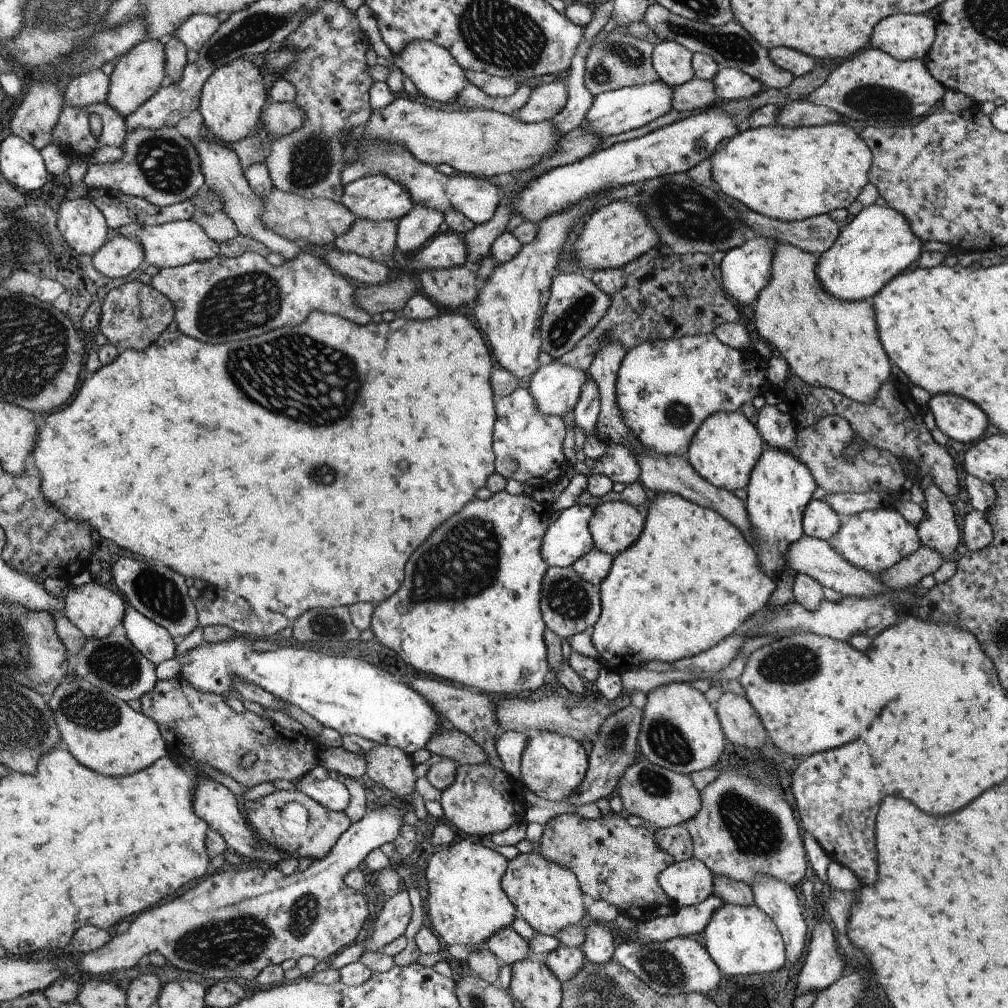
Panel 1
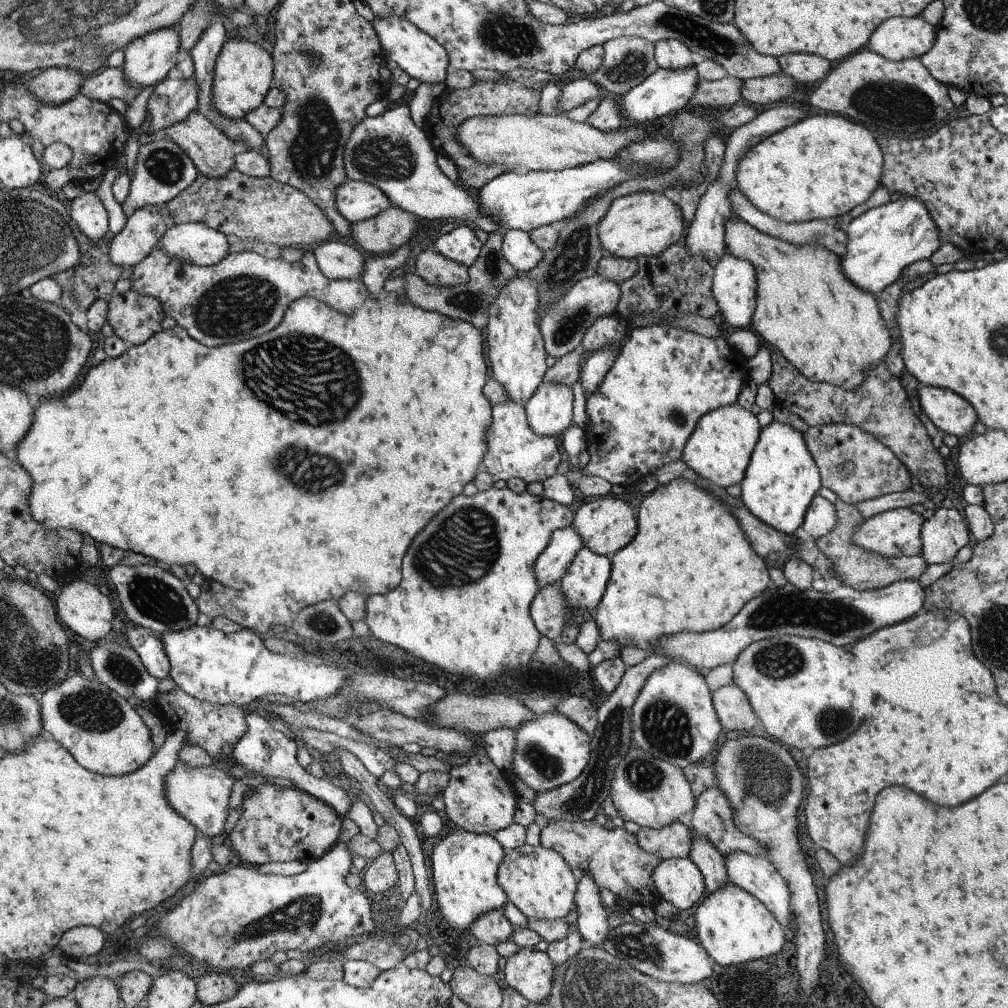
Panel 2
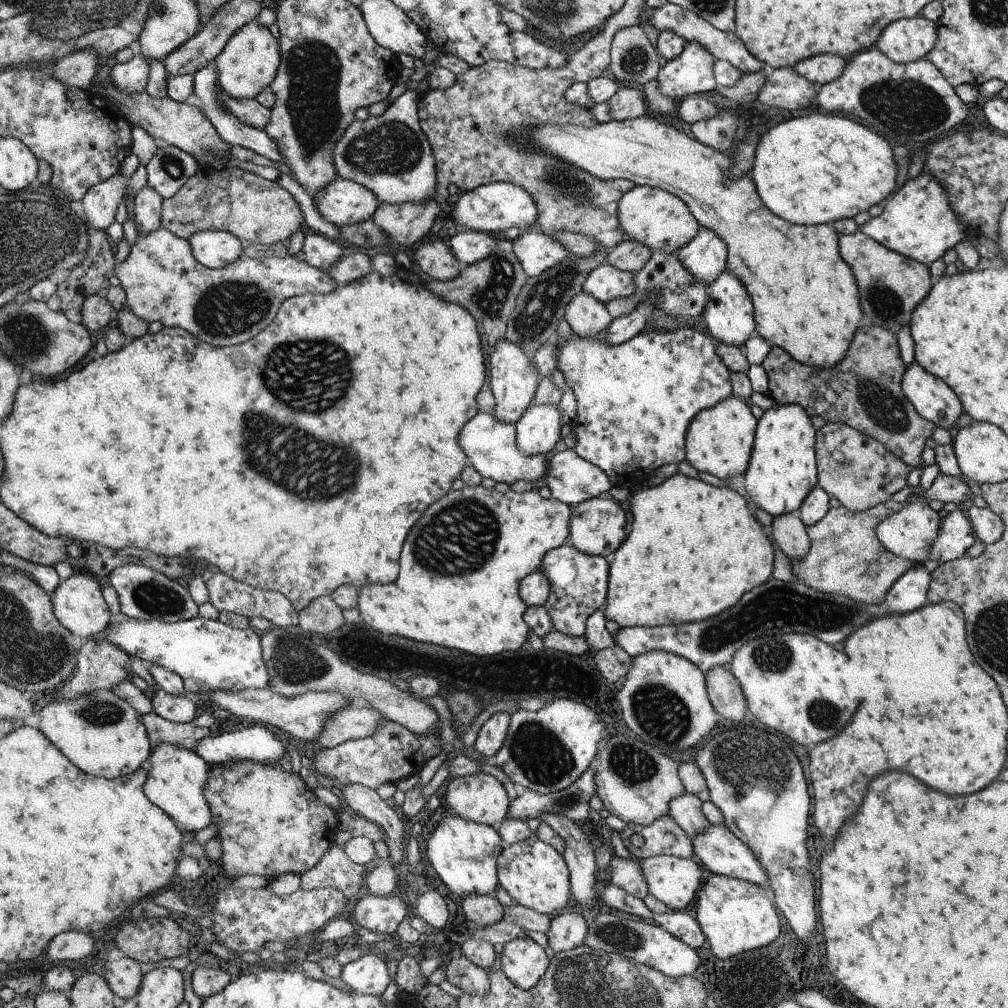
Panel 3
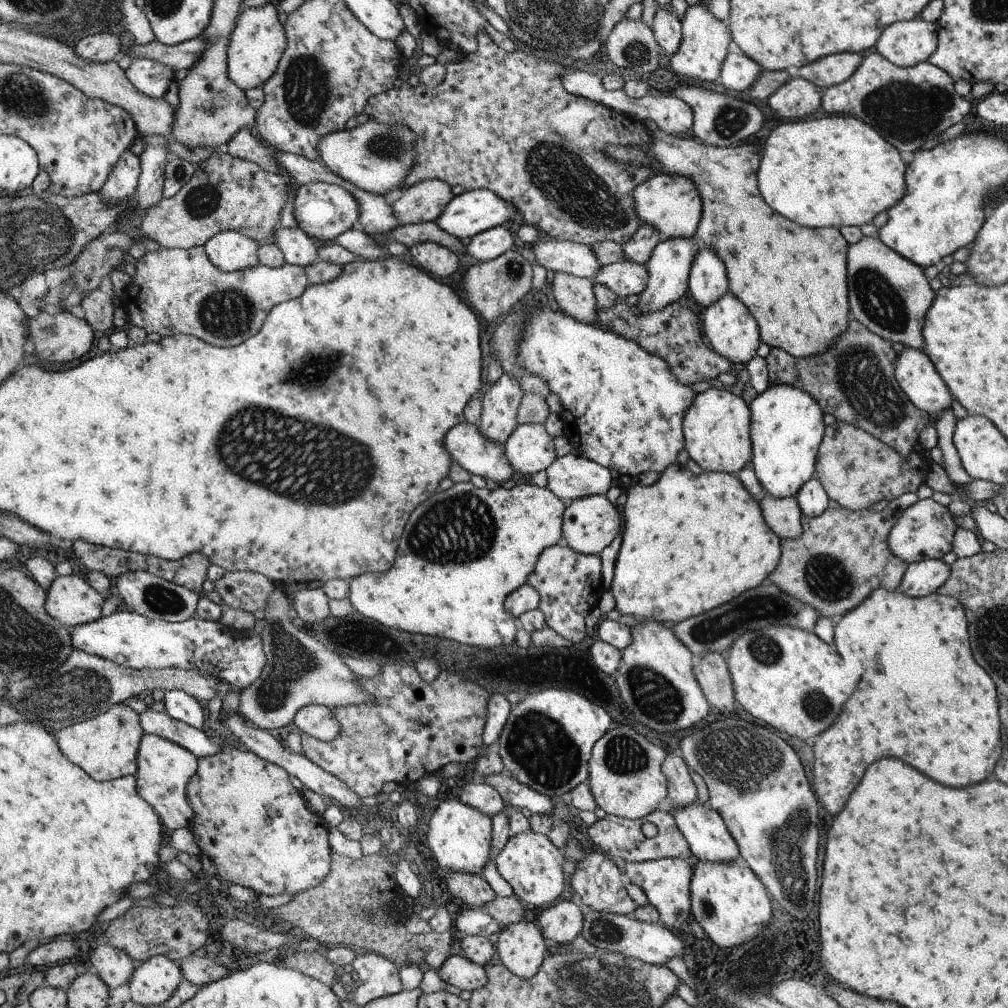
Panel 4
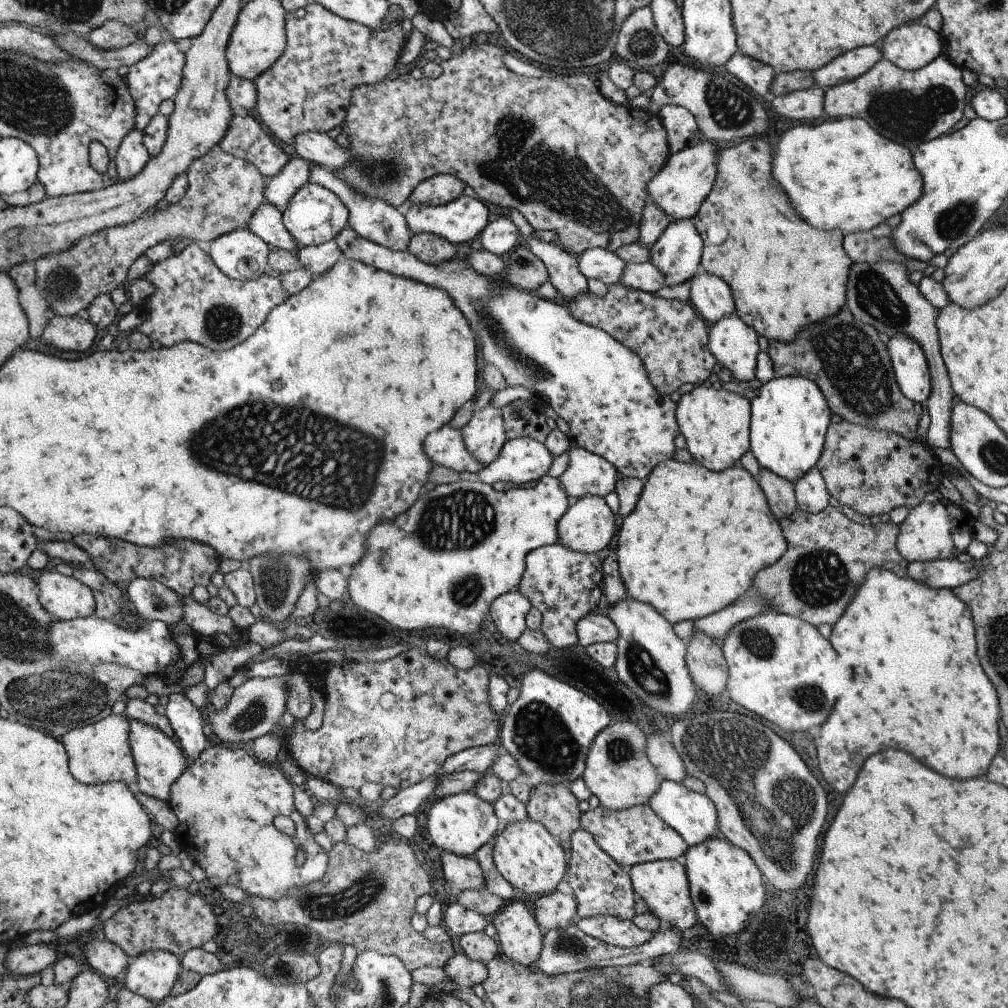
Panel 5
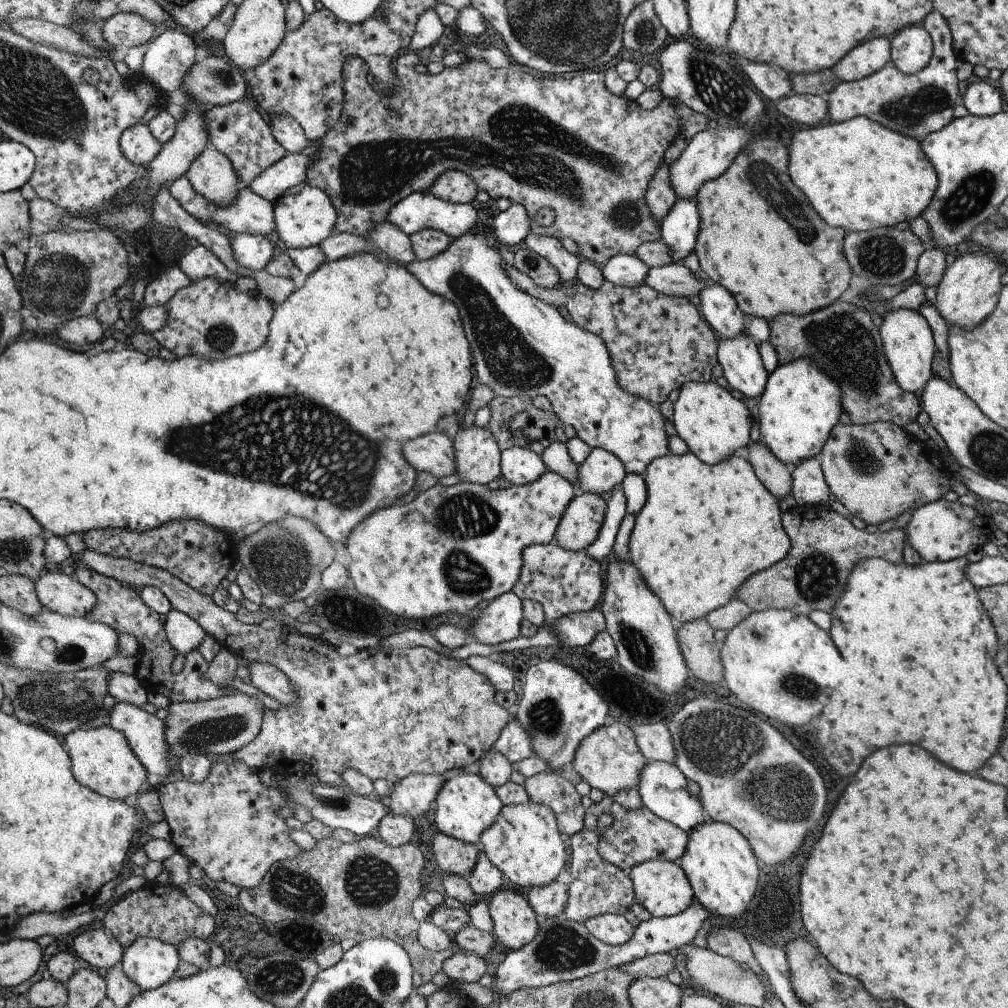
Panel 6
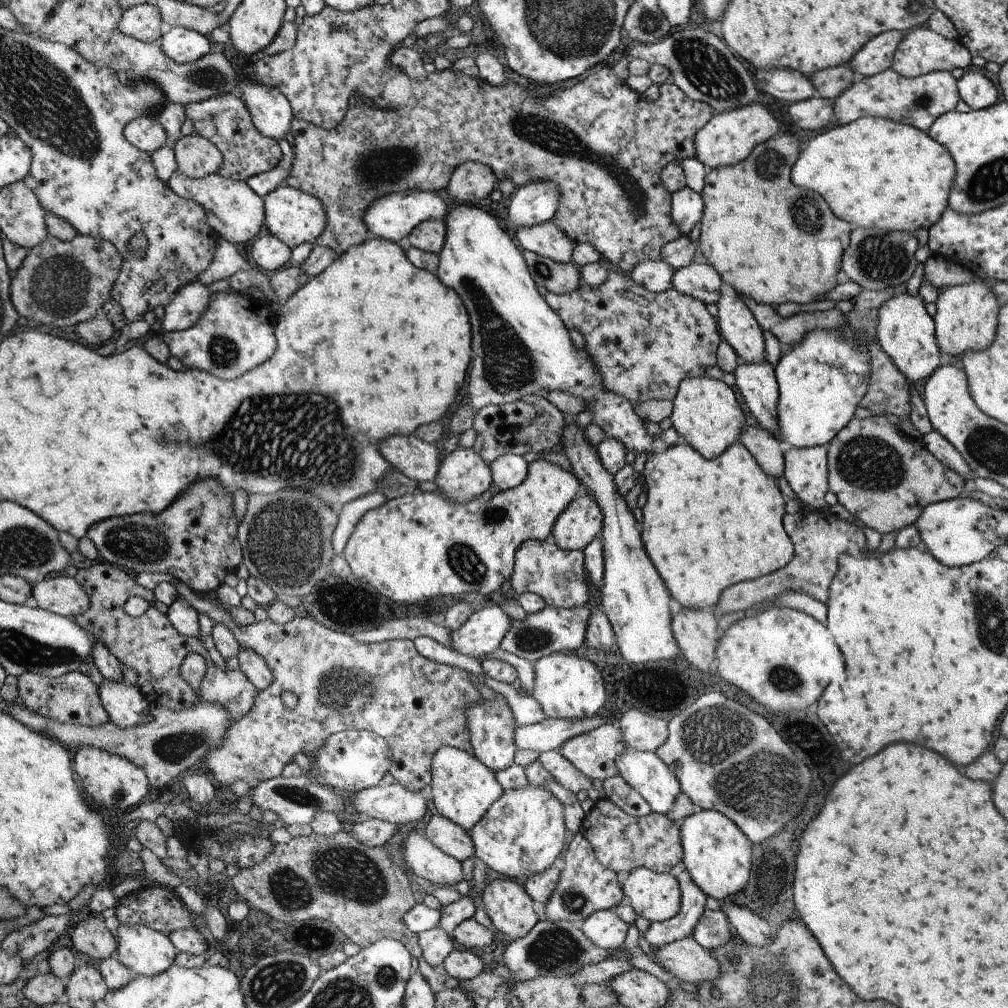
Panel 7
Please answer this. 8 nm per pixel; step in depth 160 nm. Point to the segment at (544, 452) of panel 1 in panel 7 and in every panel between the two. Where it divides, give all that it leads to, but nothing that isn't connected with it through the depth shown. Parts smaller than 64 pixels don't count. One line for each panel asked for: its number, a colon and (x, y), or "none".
2: (517, 451)
3: (492, 446)
4: (467, 446)
5: (447, 448)
6: (433, 453)
7: (418, 460)

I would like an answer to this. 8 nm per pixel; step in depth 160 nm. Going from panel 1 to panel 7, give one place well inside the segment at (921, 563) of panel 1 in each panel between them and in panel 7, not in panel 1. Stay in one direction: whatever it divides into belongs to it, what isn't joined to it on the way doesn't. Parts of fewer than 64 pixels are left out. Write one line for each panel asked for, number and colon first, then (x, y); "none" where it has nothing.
2: (860, 570)
3: (845, 557)
4: (841, 555)
5: (827, 557)
6: (825, 546)
7: (820, 537)

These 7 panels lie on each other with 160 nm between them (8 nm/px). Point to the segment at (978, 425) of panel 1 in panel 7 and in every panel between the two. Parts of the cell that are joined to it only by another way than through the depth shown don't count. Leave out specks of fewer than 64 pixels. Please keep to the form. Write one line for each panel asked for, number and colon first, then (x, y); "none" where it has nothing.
2: (952, 414)
3: (932, 399)
4: (916, 374)
5: (910, 366)
6: (909, 346)
7: (906, 333)

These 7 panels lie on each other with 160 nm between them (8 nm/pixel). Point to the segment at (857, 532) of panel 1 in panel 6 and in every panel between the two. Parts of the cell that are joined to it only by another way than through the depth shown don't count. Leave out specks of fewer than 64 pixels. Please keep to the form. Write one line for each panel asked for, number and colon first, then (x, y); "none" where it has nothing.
2: (895, 533)
3: (909, 532)
4: (925, 530)
5: (939, 531)
6: (941, 531)

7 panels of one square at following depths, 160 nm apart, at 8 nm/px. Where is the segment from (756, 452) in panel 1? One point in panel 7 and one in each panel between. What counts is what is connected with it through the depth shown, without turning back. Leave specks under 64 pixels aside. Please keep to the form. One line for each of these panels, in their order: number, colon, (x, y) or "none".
2: (720, 448)
3: (720, 440)
4: (717, 425)
5: (716, 424)
6: (715, 423)
7: (707, 414)

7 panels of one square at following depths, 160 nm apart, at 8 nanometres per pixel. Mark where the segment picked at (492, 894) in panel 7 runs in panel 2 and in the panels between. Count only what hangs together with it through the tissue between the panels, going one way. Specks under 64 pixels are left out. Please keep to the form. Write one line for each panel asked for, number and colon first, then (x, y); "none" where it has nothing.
2: (529, 972)
3: (522, 960)
4: (521, 948)
5: (520, 938)
6: (514, 920)

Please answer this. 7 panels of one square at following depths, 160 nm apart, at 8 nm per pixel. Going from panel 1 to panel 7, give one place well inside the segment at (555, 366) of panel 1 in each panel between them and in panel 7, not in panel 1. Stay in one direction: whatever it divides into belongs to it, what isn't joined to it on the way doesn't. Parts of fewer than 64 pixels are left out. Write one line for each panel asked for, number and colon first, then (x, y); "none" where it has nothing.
2: (549, 412)
3: (538, 431)
4: (530, 449)
5: (524, 459)
6: (520, 466)
7: (509, 471)

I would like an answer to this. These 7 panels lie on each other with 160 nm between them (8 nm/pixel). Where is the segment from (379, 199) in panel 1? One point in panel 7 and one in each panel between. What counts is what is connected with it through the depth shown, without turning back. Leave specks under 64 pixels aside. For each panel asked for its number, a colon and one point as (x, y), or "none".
2: (357, 201)
3: (344, 202)
4: (323, 211)
5: (314, 215)
6: (304, 215)
7: (296, 217)

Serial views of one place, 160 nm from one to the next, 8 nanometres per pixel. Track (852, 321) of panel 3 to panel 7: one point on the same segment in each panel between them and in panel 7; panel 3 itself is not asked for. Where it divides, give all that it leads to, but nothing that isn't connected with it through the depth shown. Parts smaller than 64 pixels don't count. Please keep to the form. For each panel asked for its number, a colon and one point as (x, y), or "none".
4: (793, 280)
5: (784, 275)
6: (758, 237)
7: (773, 242)

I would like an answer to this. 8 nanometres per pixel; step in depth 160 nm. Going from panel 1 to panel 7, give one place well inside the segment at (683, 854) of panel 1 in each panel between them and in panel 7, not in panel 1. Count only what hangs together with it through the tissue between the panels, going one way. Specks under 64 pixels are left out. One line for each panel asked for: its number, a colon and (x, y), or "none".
2: (675, 841)
3: (665, 837)
4: (623, 839)
5: (639, 835)
6: (634, 837)
7: (622, 843)

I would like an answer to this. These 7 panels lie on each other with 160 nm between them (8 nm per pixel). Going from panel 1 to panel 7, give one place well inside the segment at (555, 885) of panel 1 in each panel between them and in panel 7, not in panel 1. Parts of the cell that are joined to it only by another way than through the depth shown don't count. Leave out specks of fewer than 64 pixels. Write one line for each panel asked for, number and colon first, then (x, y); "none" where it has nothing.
2: (537, 880)
3: (534, 875)
4: (530, 863)
5: (526, 855)
6: (524, 844)
7: (521, 835)

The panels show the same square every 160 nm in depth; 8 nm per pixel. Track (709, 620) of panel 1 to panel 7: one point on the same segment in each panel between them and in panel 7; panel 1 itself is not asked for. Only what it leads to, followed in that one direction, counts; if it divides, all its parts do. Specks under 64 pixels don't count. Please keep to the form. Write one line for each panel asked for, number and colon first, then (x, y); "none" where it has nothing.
2: (690, 569)
3: (694, 550)
4: (692, 542)
5: (692, 546)
6: (705, 529)
7: (708, 523)

